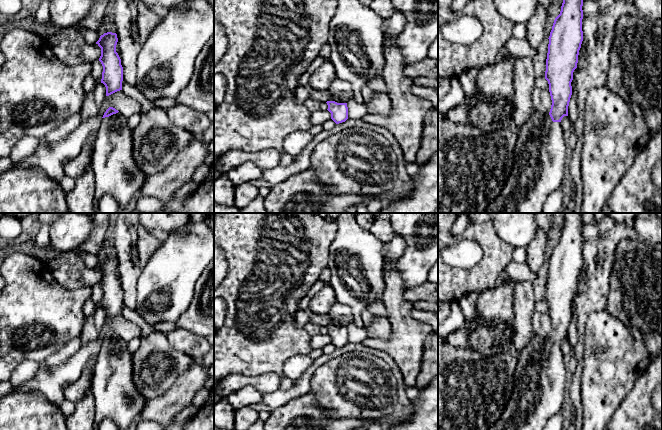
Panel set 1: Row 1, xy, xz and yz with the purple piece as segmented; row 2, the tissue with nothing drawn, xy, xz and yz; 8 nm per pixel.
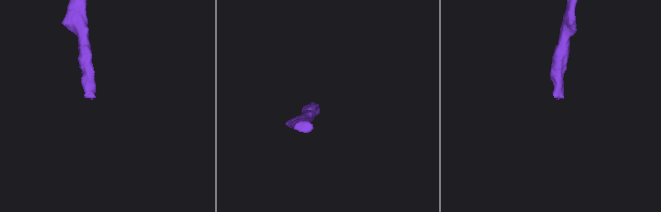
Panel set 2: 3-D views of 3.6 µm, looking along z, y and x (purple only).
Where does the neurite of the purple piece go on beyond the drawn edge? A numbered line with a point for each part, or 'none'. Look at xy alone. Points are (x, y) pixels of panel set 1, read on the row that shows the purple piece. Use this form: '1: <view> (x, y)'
1: xy (116, 173)

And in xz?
1: xz (340, 90)

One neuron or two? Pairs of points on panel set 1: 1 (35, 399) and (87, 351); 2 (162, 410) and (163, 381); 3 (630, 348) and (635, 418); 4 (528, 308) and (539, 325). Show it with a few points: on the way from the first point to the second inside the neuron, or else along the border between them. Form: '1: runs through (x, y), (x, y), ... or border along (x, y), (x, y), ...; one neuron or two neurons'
1: border along (17, 393), (40, 391), (58, 406); two neurons
2: border along (179, 376), (165, 392), (146, 401); two neurons
3: border along (647, 368), (619, 406); two neurons
4: border along (534, 311), (532, 326), (533, 331), (537, 335); two neurons

